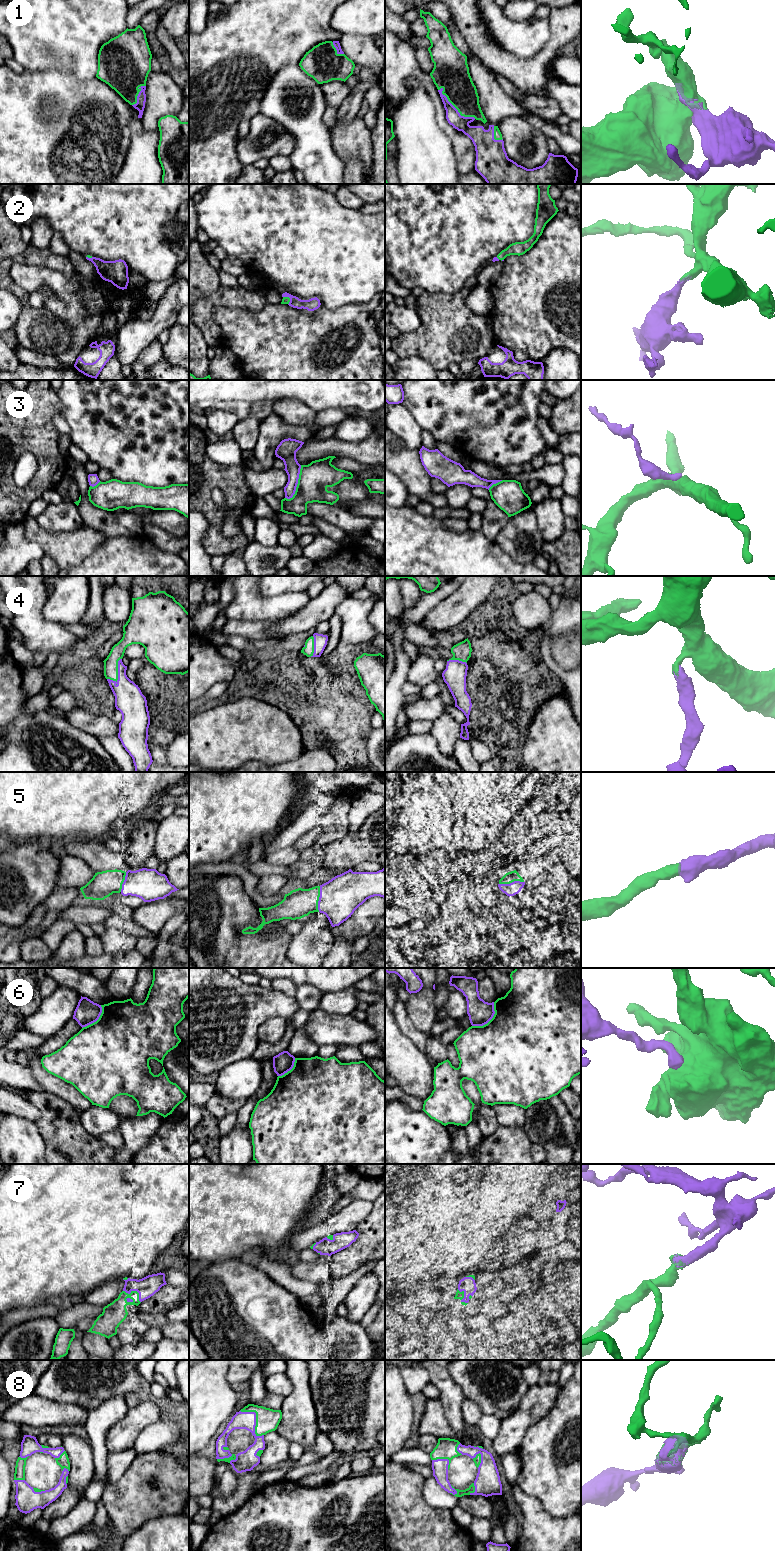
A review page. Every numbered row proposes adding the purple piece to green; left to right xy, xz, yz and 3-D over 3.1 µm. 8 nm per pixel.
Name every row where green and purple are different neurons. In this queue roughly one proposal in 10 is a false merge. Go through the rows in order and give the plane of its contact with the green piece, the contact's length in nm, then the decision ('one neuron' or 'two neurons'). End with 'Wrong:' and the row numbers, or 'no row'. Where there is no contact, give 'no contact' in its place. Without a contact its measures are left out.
1: yz | 380 nm | one neuron
2: xz | 80 nm | one neuron
3: xz | 300 nm | one neuron
4: xy | 220 nm | one neuron
5: xz | 200 nm | one neuron
6: yz | 260 nm | two neurons
7: xy | 170 nm | one neuron
8: xz | 280 nm | one neuron
Wrong: 6

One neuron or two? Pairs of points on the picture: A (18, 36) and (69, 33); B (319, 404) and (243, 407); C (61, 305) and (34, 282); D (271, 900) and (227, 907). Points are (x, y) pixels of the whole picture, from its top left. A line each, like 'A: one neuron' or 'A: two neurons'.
A: one neuron
B: two neurons
C: one neuron
D: two neurons

